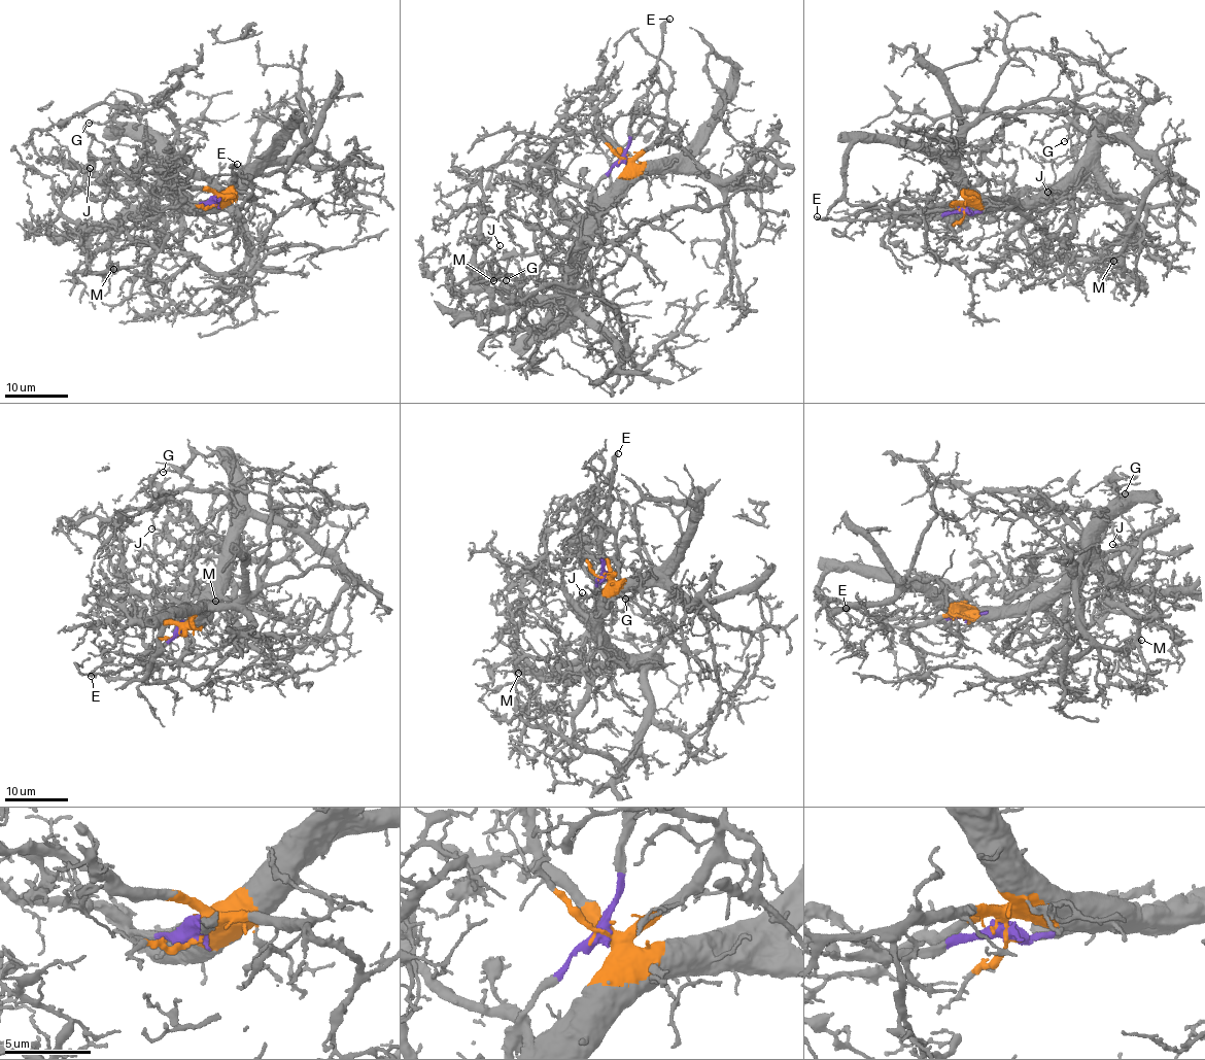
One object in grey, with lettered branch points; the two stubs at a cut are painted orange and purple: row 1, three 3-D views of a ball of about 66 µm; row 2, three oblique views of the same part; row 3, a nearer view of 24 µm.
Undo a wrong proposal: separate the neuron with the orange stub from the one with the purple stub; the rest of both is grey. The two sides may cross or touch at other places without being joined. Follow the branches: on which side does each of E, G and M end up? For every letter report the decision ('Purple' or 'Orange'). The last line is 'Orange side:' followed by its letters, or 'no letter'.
E: Purple
G: Orange
M: Orange
Orange side: G, M

